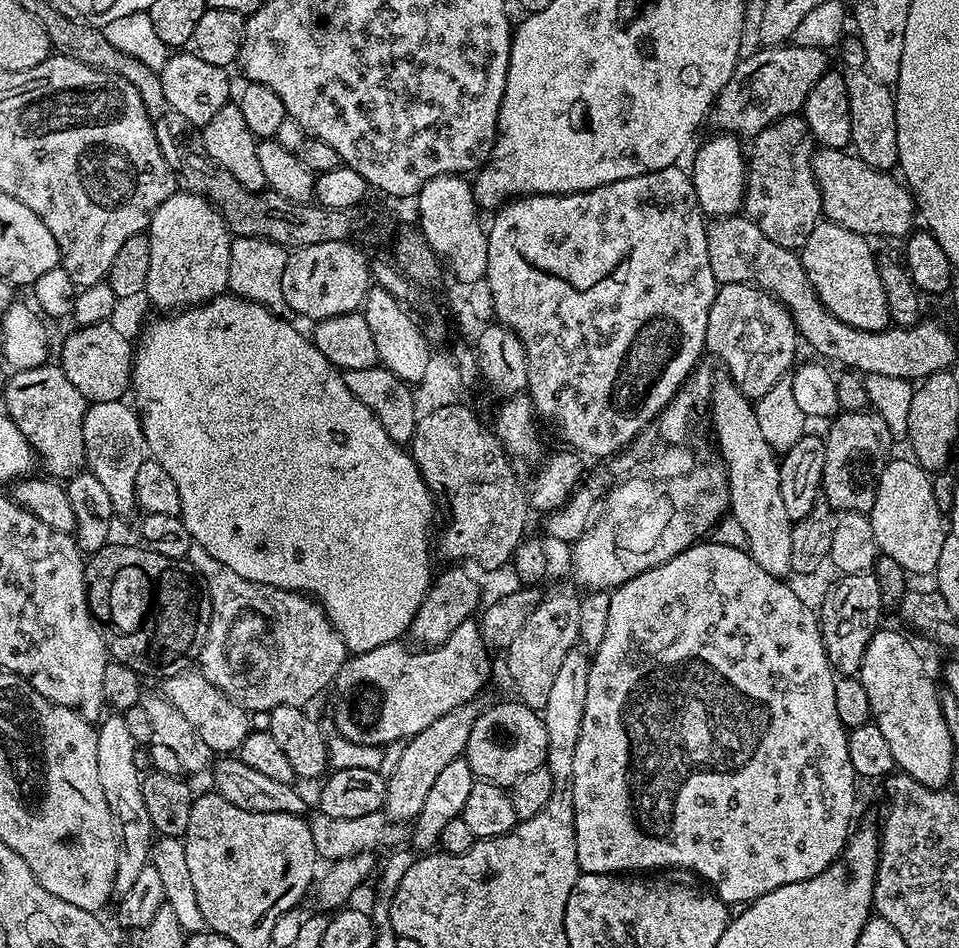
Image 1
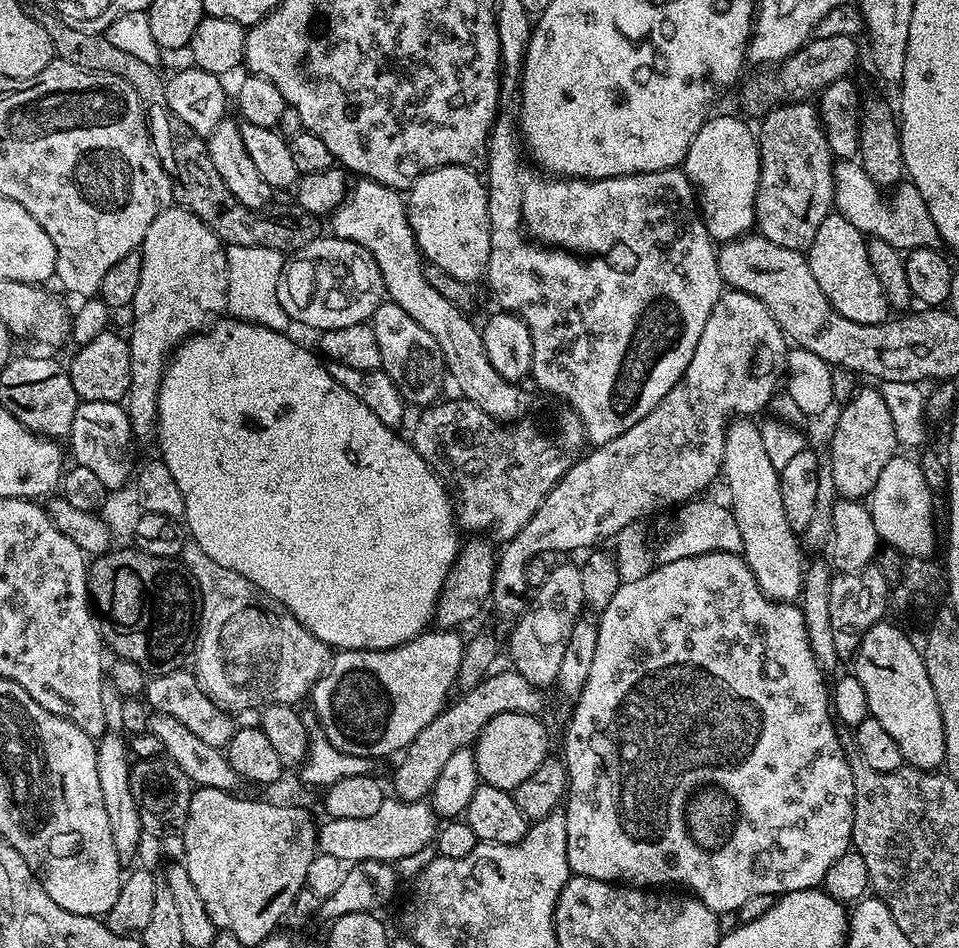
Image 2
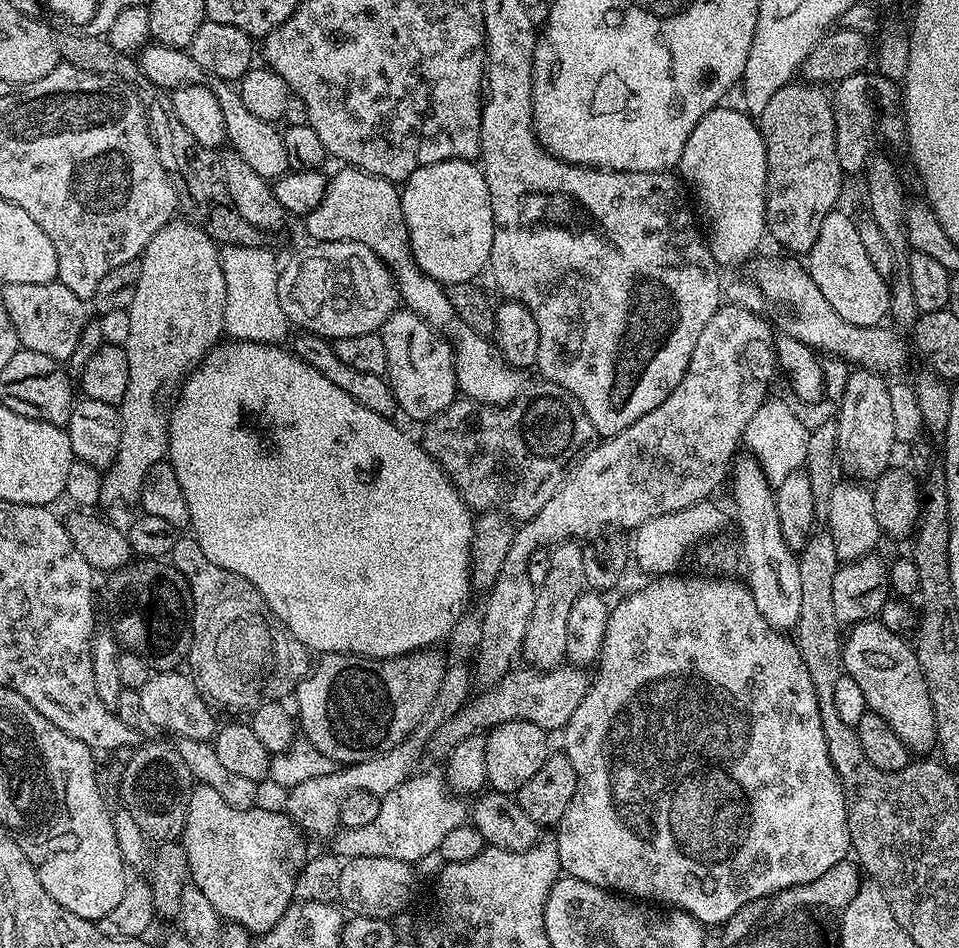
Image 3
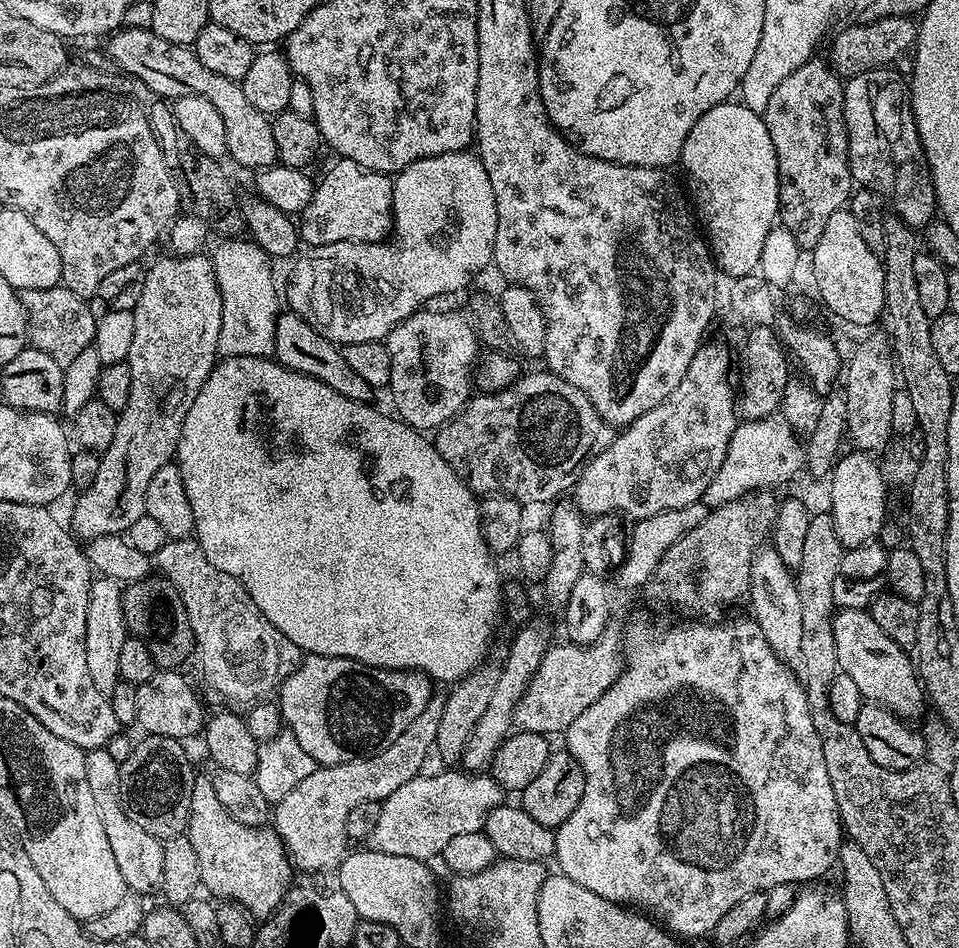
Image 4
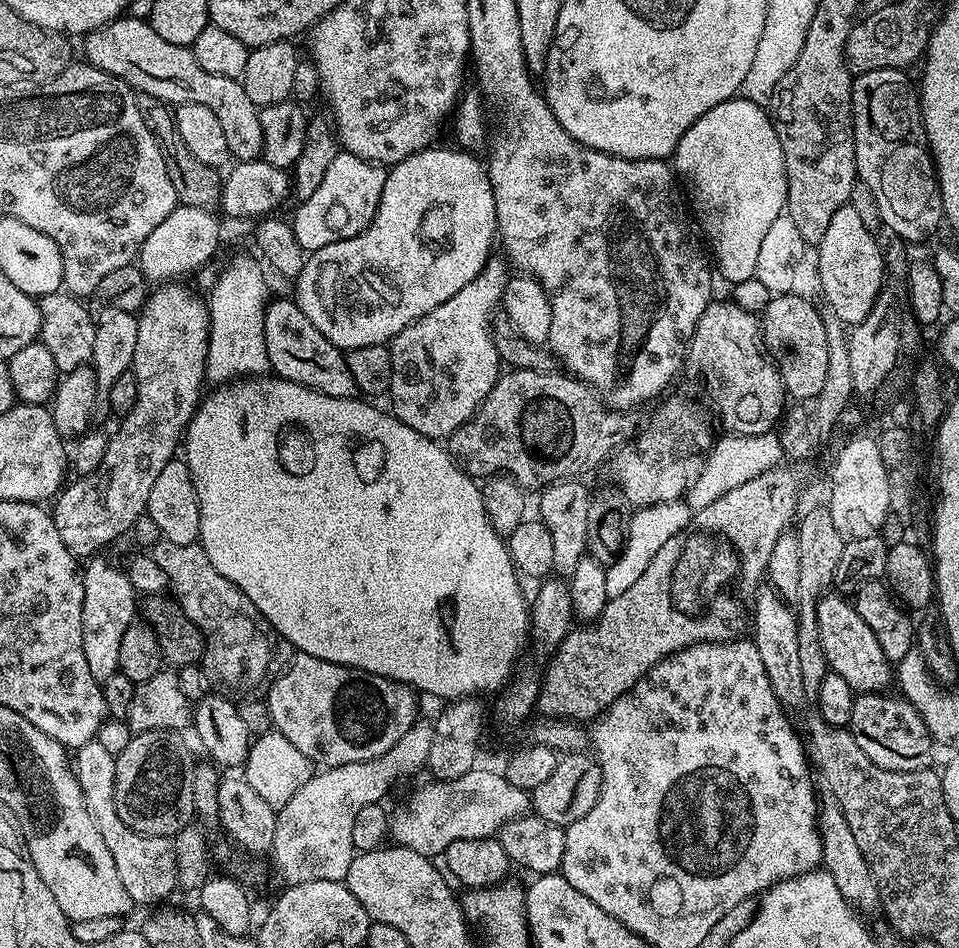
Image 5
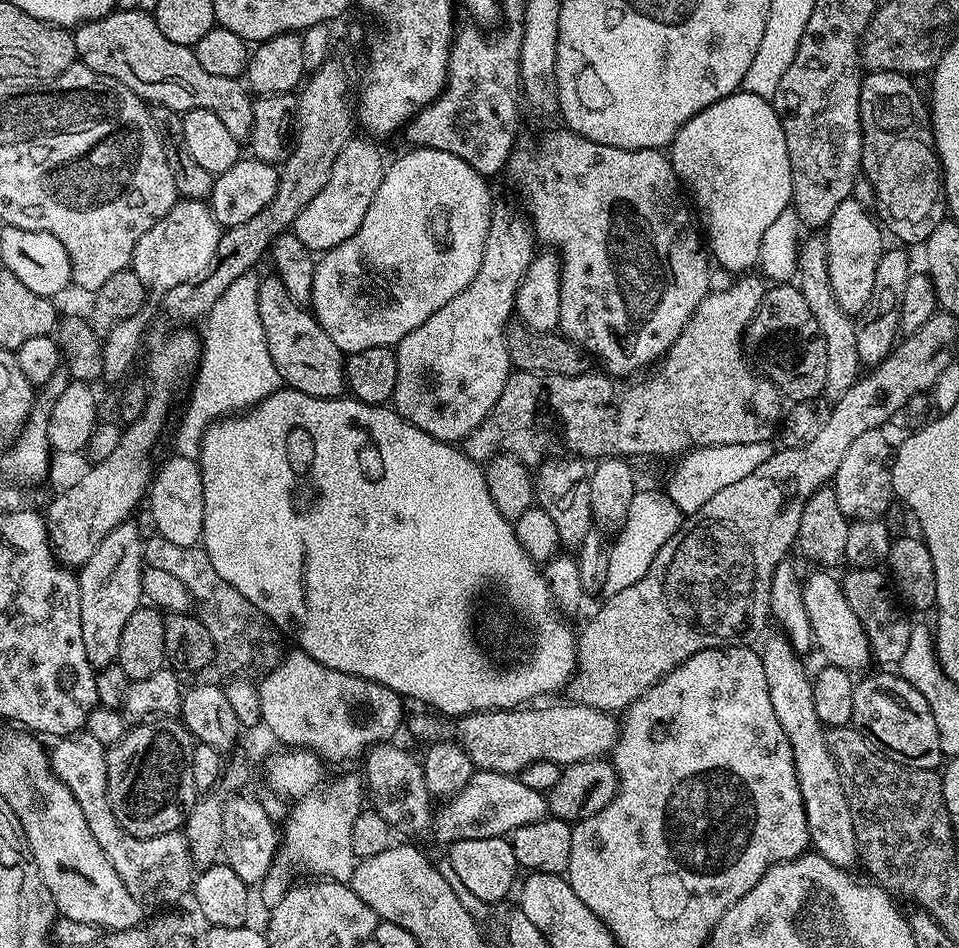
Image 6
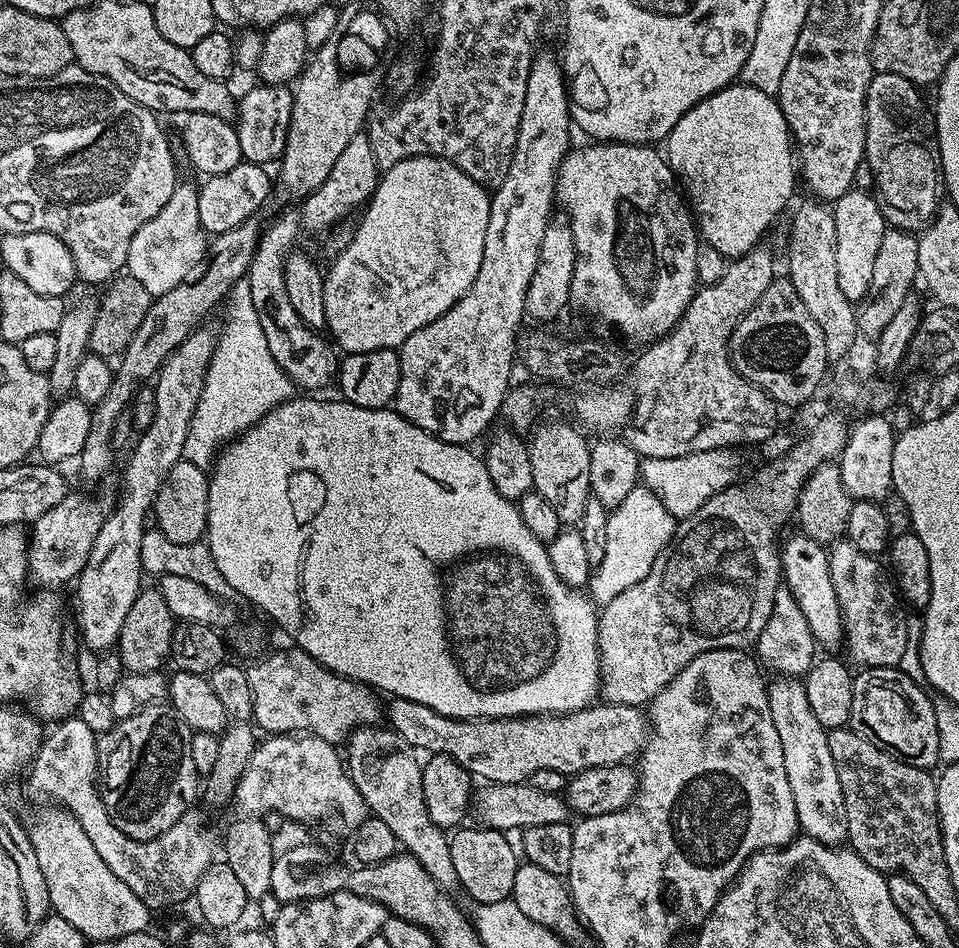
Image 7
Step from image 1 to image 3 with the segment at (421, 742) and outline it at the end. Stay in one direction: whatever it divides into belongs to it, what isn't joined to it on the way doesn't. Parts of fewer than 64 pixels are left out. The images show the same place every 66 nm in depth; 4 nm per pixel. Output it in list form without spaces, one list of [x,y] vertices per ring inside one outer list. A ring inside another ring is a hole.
[[[564,662],[558,668],[547,670],[527,670],[507,672],[492,688],[481,691],[469,699],[463,708],[436,732],[435,743],[440,743],[444,750],[451,750],[454,745],[461,744],[466,738],[487,733],[498,724],[511,720],[534,722],[534,726],[542,726],[546,730],[563,730],[568,725],[574,710],[578,710],[578,702],[586,698],[590,676],[583,667],[571,662]]]

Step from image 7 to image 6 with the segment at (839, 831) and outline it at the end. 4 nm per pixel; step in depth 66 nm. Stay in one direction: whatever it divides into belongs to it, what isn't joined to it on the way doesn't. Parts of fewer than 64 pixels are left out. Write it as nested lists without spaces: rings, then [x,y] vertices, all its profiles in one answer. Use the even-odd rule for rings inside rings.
[[[775,634],[765,642],[764,648],[759,649],[762,670],[766,674],[766,686],[770,690],[770,703],[774,705],[774,714],[782,730],[786,730],[786,738],[790,742],[790,750],[794,754],[794,766],[798,774],[798,786],[802,790],[802,802],[806,810],[806,826],[808,838],[815,855],[826,858],[826,862],[834,862],[834,866],[851,869],[852,863],[858,860],[858,842],[854,838],[854,822],[850,818],[850,806],[846,802],[844,788],[840,785],[838,766],[826,746],[825,727],[820,723],[817,712],[814,710],[812,697],[812,681],[810,672],[804,669],[801,657],[784,639],[783,635]]]

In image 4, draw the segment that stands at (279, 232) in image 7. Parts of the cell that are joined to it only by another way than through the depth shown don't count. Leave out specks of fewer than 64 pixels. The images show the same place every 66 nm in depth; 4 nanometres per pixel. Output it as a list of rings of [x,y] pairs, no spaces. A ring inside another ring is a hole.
[[[284,310],[276,317],[274,358],[279,364],[290,370],[300,372],[310,378],[318,378],[318,382],[326,382],[326,386],[330,386],[330,390],[338,390],[338,394],[342,394],[346,398],[365,402],[373,399],[371,396],[374,396],[374,389],[354,370],[350,370],[346,358],[342,358],[340,348],[332,341],[322,338],[322,334],[318,334],[318,330],[311,328],[294,311]]]

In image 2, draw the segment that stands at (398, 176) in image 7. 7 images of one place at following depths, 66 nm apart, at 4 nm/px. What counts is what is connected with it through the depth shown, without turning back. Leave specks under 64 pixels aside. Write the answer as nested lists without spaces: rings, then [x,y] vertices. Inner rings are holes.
[[[458,164],[431,168],[412,184],[406,196],[406,207],[423,259],[442,266],[442,270],[454,278],[476,282],[488,270],[492,224],[488,220],[485,181],[472,172],[475,171],[471,167]],[[331,234],[321,235],[305,248],[291,253],[285,259],[278,282],[278,302],[282,310],[286,310],[297,325],[317,328],[320,334],[342,326],[369,323],[374,310],[385,300],[384,279],[374,258],[362,246]]]

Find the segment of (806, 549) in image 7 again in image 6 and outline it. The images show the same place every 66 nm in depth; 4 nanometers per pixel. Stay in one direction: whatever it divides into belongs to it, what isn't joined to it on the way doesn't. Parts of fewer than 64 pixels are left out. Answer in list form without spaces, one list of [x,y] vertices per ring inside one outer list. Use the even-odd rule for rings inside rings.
[[[812,570],[809,576],[802,580],[802,602],[806,602],[806,615],[810,617],[812,639],[817,649],[824,651],[827,663],[844,668],[853,674],[859,673],[859,668],[870,664],[870,649],[868,635],[858,622],[858,614],[850,610],[850,602],[846,602],[841,581],[831,576],[828,570]]]

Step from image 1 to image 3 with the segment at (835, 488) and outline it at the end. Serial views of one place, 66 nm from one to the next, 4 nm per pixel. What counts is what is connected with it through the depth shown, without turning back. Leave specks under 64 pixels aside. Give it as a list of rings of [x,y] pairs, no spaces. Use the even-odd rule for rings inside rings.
[[[852,370],[848,373],[846,394],[842,394],[838,402],[840,413],[834,416],[837,426],[836,458],[839,467],[845,468],[852,475],[849,477],[860,482],[875,482],[893,463],[892,446],[897,441],[889,385],[881,373]]]

